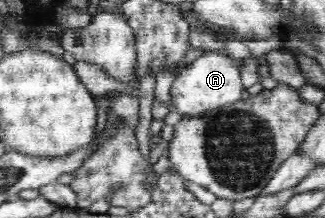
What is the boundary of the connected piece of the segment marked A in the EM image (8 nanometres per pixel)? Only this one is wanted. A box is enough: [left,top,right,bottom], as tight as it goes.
[170,51,244,117]

